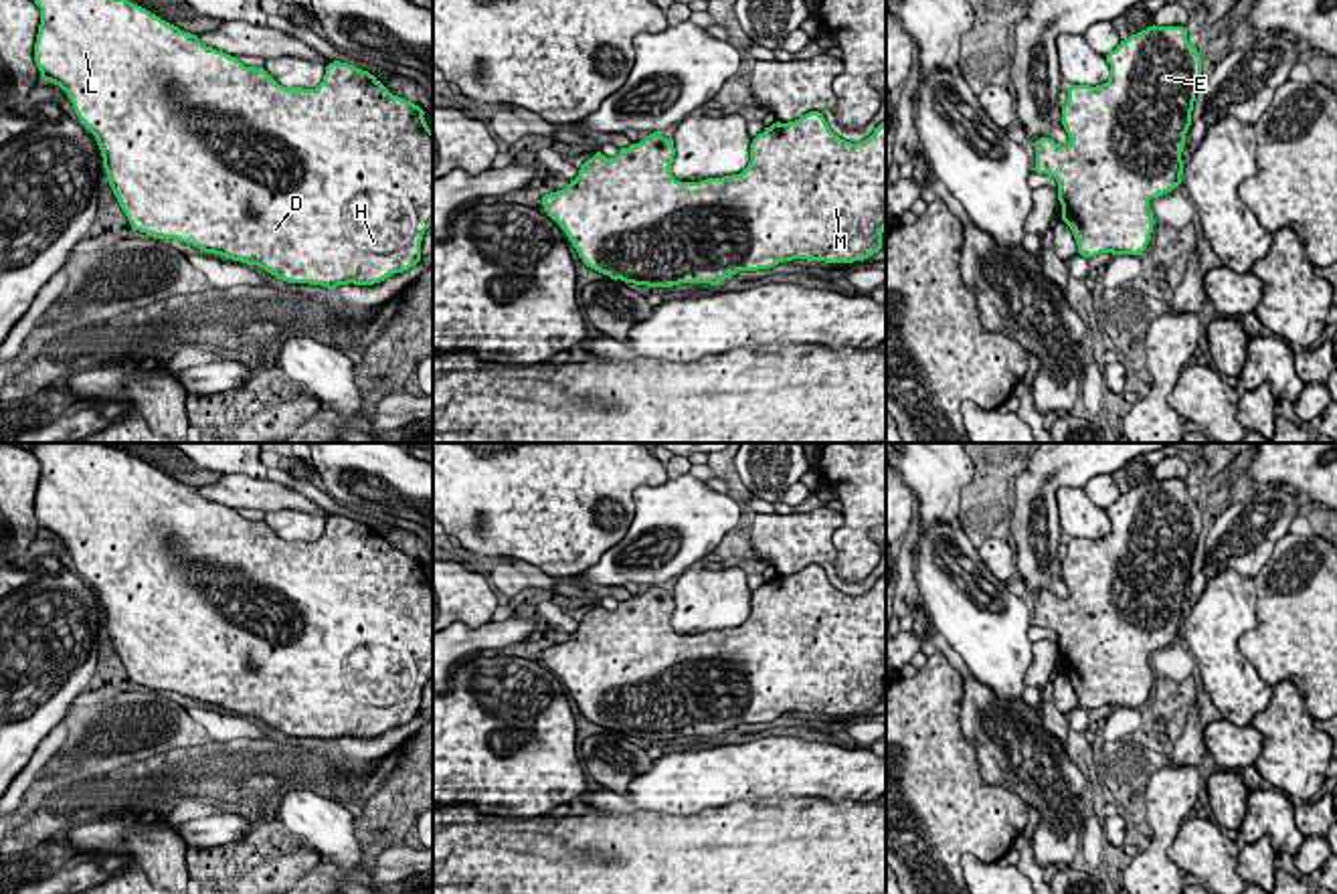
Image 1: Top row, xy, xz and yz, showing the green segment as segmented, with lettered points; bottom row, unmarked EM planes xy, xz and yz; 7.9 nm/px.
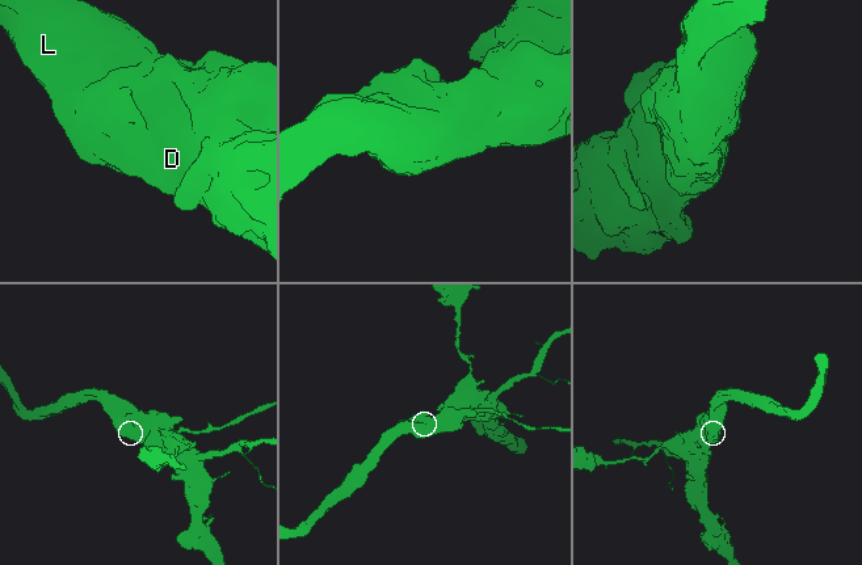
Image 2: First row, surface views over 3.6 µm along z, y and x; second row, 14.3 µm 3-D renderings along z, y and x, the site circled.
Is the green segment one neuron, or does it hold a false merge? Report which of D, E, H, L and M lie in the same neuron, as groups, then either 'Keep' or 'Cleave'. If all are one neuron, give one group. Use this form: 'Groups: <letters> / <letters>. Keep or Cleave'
Groups: D E H L M. Keep

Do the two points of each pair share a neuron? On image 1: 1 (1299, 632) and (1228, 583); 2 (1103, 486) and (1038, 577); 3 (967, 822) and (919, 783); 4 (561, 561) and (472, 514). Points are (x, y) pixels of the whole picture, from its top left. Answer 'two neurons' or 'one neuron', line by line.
1: two neurons
2: two neurons
3: one neuron
4: one neuron

